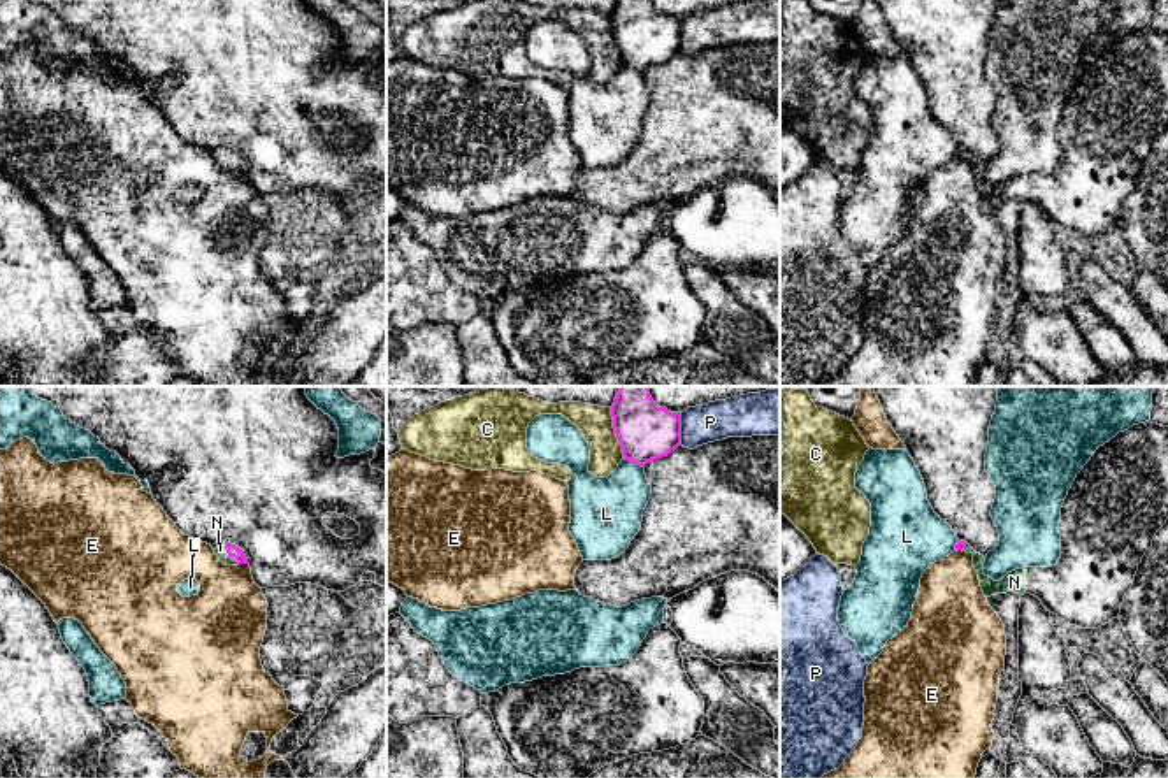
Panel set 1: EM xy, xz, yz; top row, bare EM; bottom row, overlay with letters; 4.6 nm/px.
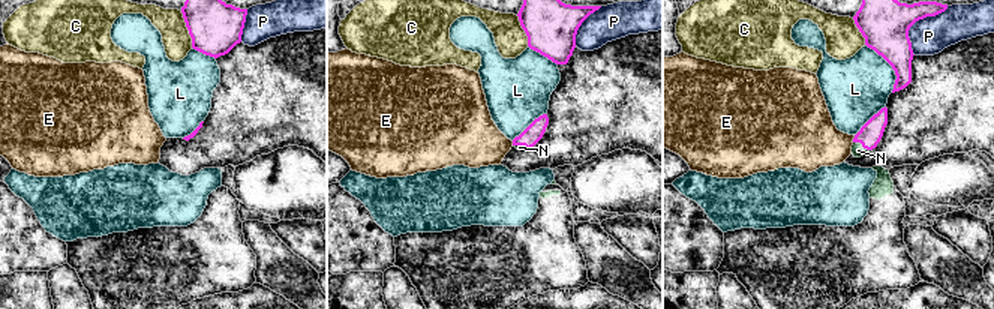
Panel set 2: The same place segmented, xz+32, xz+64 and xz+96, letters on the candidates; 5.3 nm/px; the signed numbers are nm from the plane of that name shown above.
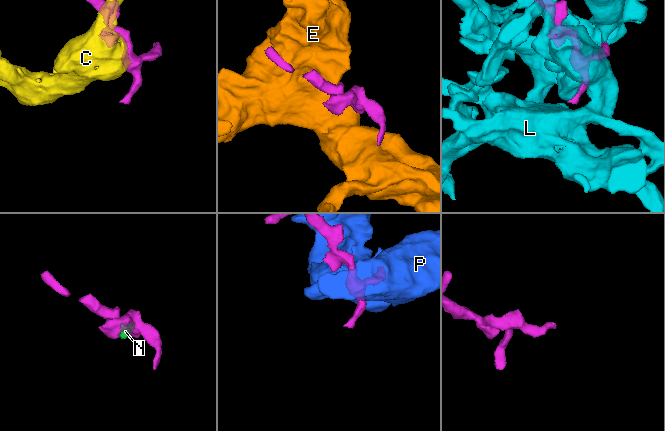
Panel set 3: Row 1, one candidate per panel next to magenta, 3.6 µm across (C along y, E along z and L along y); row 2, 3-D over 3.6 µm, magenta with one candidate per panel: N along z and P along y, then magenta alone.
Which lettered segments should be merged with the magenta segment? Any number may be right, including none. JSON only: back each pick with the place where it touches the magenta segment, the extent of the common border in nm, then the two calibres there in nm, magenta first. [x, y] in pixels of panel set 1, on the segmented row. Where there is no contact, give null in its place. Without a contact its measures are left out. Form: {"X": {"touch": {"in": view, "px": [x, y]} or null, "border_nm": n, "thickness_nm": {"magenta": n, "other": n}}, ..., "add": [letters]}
{"N": {"touch": {"in": "xy", "px": [229, 554]}, "border_nm": 120, "thickness_nm": {"magenta": 60, "other": 60}}, "add": ["N"]}

